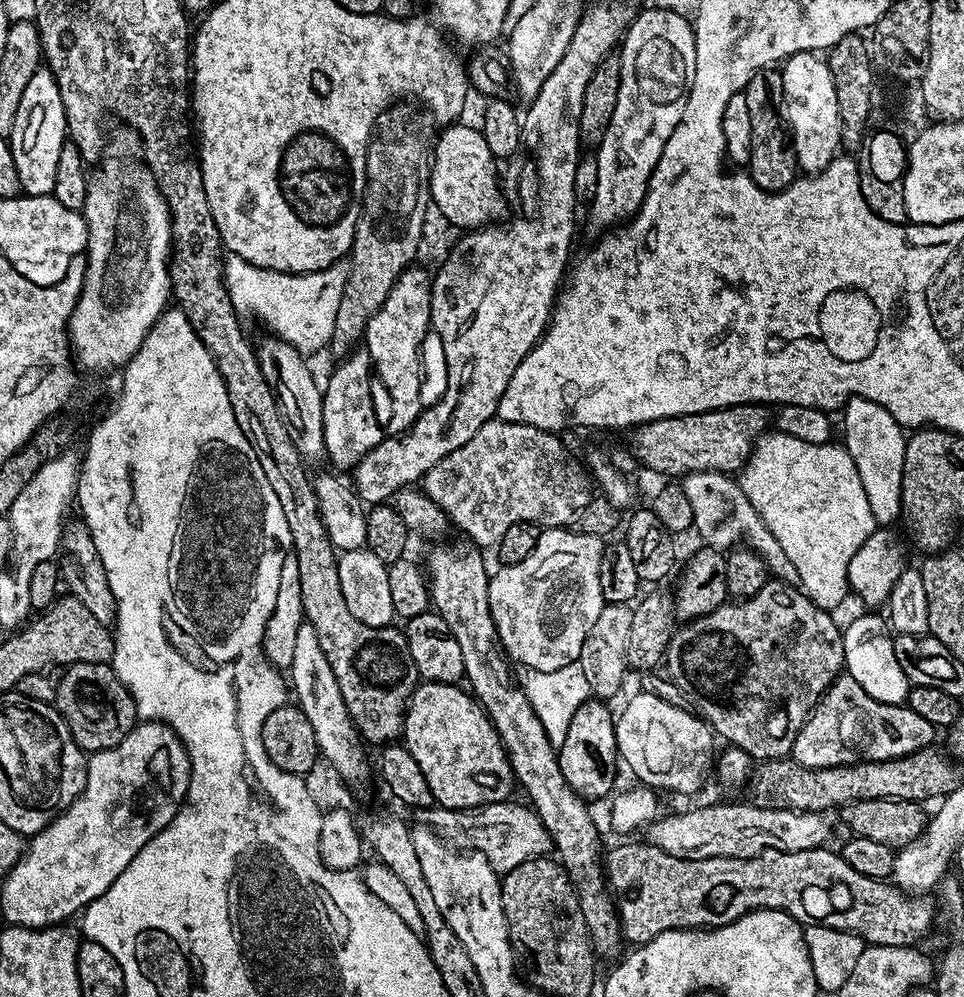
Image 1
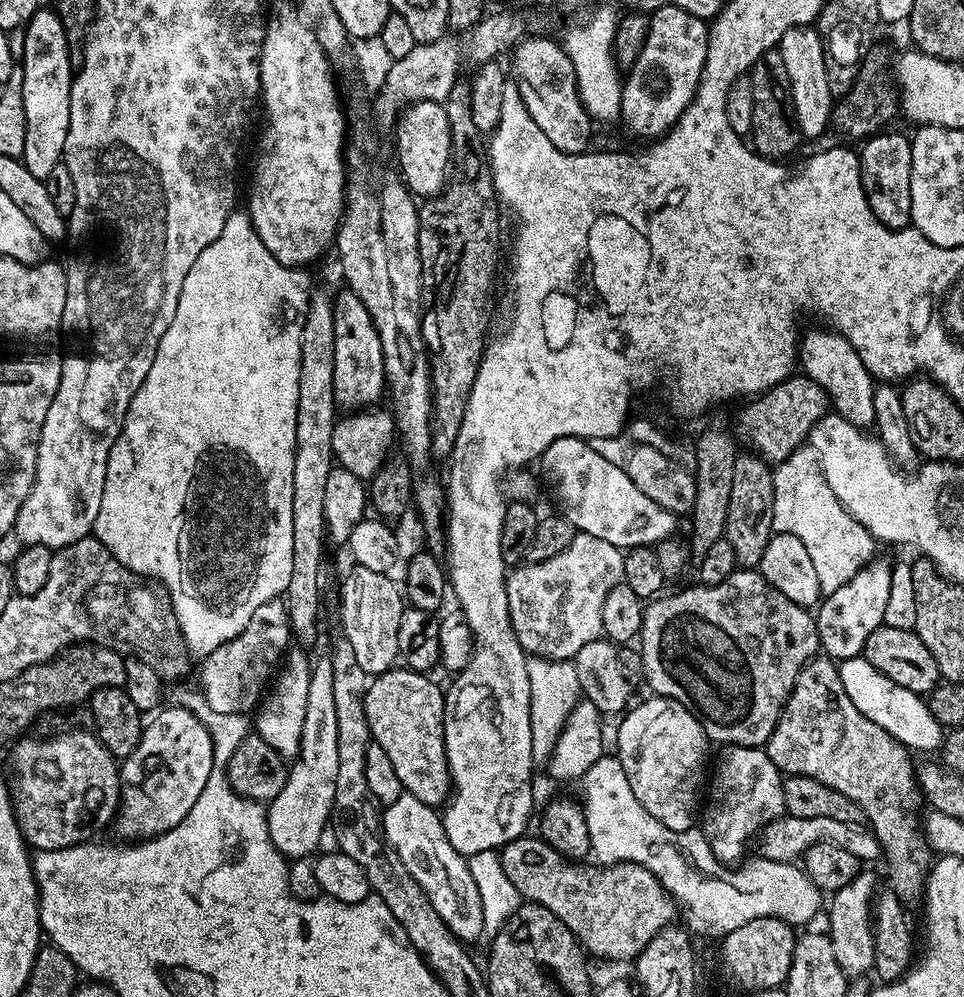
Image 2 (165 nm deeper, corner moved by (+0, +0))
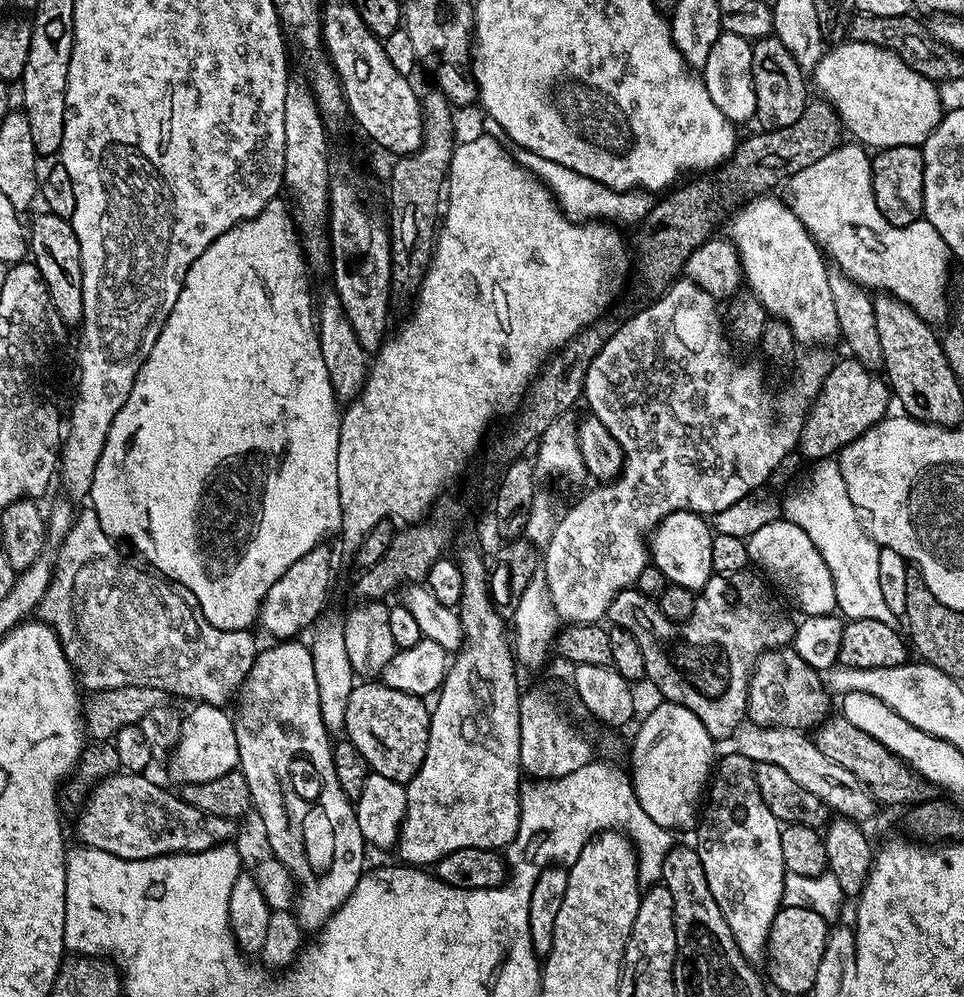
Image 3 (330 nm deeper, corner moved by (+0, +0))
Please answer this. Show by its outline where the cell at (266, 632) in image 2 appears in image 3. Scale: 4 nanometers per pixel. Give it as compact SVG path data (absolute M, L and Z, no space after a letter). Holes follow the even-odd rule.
M84 506L81 512L79 509L72 528L59 541L60 553L54 556L51 584L36 611L37 617L56 631L79 683L92 692L138 686L156 688L162 694L186 696L190 702L227 705L227 700L231 701L239 693L240 685L256 661L258 643L251 636L253 633L242 628L222 630L214 626L202 614L194 594L180 580L148 566L139 568L131 564L124 560L116 544L102 530L98 514L91 506Z

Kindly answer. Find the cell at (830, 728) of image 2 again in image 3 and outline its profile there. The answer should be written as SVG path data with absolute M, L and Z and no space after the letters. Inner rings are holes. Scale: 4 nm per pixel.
M775 648L769 652L763 652L756 659L756 669L752 672L752 680L748 684L748 710L747 719L751 723L763 728L798 728L801 730L812 730L824 723L830 715L828 709L829 693L826 691L822 676L817 669L811 668L802 658L798 658L796 649Z

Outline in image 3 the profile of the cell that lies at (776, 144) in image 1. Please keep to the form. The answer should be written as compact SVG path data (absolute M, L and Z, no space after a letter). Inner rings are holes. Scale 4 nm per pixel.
M771 34L765 36L763 39L757 39L752 46L752 73L754 74L754 98L756 99L756 114L754 117L755 123L760 123L759 127L767 131L780 130L782 127L791 126L794 122L797 122L798 118L801 118L803 111L806 110L810 101L810 95L808 95L808 88L810 92L810 84L806 79L805 69L798 66L798 62L794 58L794 54L790 54L790 50L786 50L786 46L782 46L782 42L776 35Z

